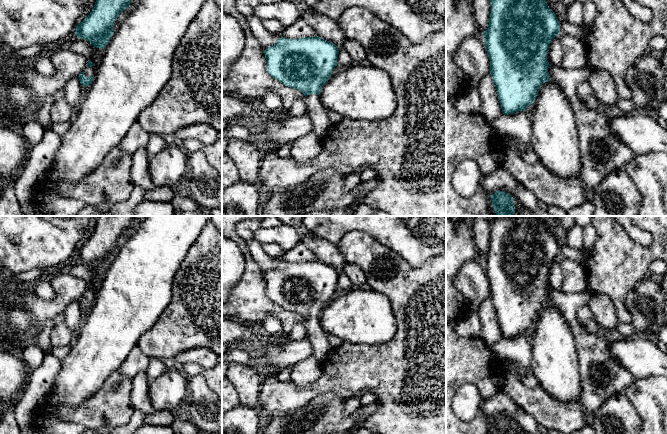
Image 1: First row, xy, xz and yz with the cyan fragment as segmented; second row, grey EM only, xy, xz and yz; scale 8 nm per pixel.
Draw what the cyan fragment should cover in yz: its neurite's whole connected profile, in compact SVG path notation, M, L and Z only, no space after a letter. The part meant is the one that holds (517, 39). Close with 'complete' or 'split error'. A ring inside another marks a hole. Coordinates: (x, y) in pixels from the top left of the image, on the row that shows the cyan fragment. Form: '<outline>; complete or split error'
M490 0L490 5L489 25L487 30L484 31L484 42L490 60L490 74L497 90L503 114L509 115L518 111L526 111L526 108L536 100L541 85L550 79L555 82L567 96L575 114L580 139L581 178L589 196L587 201L591 201L593 197L591 192L597 185L611 172L625 169L625 166L634 158L635 154L611 132L608 123L609 118L598 110L591 110L577 95L578 84L583 80L588 80L587 68L564 69L549 64L547 60L548 49L552 40L560 34L560 23L546 0Z; split error

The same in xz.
M281 37L264 50L267 71L282 84L300 90L304 96L313 131L323 137L333 126L319 94L338 65L339 49L325 39Z; split error

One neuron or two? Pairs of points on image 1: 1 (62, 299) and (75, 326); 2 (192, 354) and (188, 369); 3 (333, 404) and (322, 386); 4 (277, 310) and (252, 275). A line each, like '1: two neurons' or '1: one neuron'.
1: two neurons
2: two neurons
3: two neurons
4: one neuron

